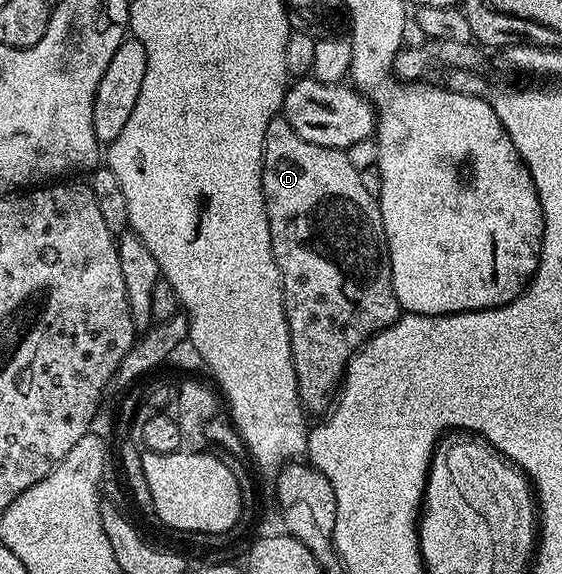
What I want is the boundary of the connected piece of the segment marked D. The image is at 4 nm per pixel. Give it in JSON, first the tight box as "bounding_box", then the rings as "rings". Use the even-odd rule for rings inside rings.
{"bounding_box":[263,116,401,415],"rings":[[[276,116],[269,120],[267,139],[263,145],[263,195],[265,196],[265,208],[269,220],[269,232],[271,233],[271,251],[275,262],[279,266],[279,278],[283,281],[283,307],[287,317],[287,327],[291,337],[291,359],[297,376],[297,388],[299,400],[303,403],[304,411],[322,415],[332,405],[337,391],[340,389],[343,375],[347,369],[347,363],[351,355],[380,330],[389,328],[401,317],[401,307],[397,296],[393,292],[393,280],[391,279],[391,261],[387,255],[387,238],[383,234],[383,221],[379,211],[378,197],[369,187],[363,183],[364,175],[350,163],[345,150],[334,150],[317,144],[309,144],[301,140],[293,132],[293,128],[282,116]]]}

